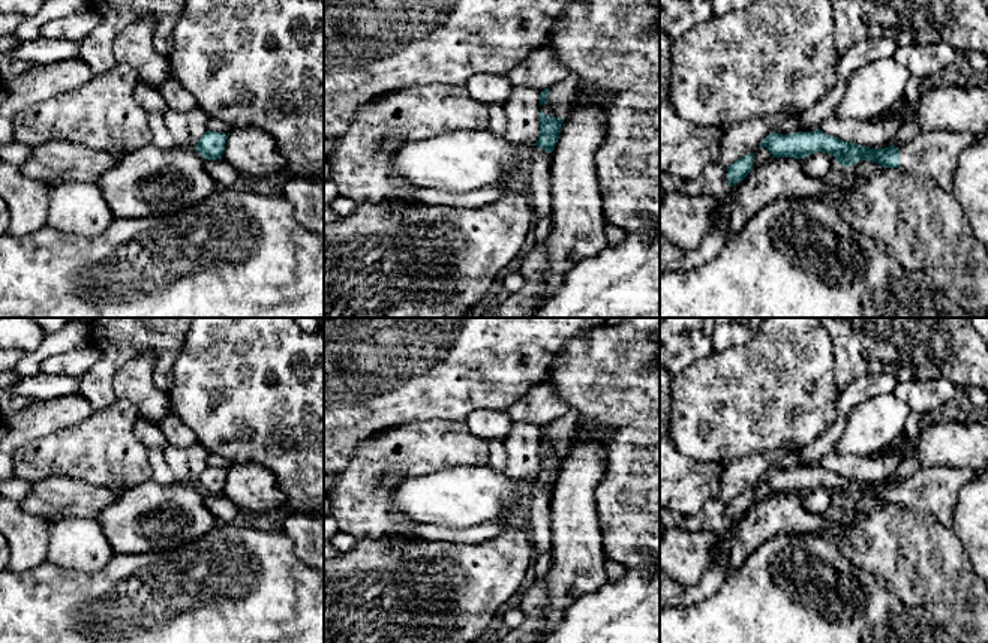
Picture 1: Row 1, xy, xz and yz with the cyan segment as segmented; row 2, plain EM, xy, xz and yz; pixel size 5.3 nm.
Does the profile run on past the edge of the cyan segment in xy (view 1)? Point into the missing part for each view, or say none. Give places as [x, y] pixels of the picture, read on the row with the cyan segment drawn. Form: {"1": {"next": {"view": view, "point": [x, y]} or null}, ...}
{"1": {"next": null}}

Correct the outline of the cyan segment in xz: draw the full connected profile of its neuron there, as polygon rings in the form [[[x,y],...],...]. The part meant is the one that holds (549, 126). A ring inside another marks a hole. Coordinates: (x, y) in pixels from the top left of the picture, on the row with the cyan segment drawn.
[[[540,109],[540,136],[537,147],[552,153],[558,142],[564,118],[549,117]]]

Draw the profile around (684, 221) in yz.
[[[669,192],[660,201],[660,234],[669,244],[696,252],[712,228],[712,213],[720,198],[712,195],[684,195]]]

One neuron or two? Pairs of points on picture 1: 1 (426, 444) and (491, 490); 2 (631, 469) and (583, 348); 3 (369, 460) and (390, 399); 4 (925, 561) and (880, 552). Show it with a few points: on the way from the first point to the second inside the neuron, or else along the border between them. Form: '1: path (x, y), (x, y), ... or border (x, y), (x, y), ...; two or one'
1: border (485, 463), (449, 465), (423, 474); two
2: path (631, 439), (631, 396), (613, 378); one
3: border (413, 418), (384, 426), (366, 435), (353, 453); two
4: path (915, 556), (910, 552), (891, 552); one

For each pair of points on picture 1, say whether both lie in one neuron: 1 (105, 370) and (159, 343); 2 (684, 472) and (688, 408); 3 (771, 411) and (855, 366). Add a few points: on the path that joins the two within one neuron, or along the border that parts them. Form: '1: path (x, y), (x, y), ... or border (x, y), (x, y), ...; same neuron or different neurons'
1: path (117, 357), (131, 343), (146, 343); same neuron
2: border (675, 447), (688, 457), (720, 465); different neurons
3: border (831, 342), (835, 387), (840, 391); different neurons

